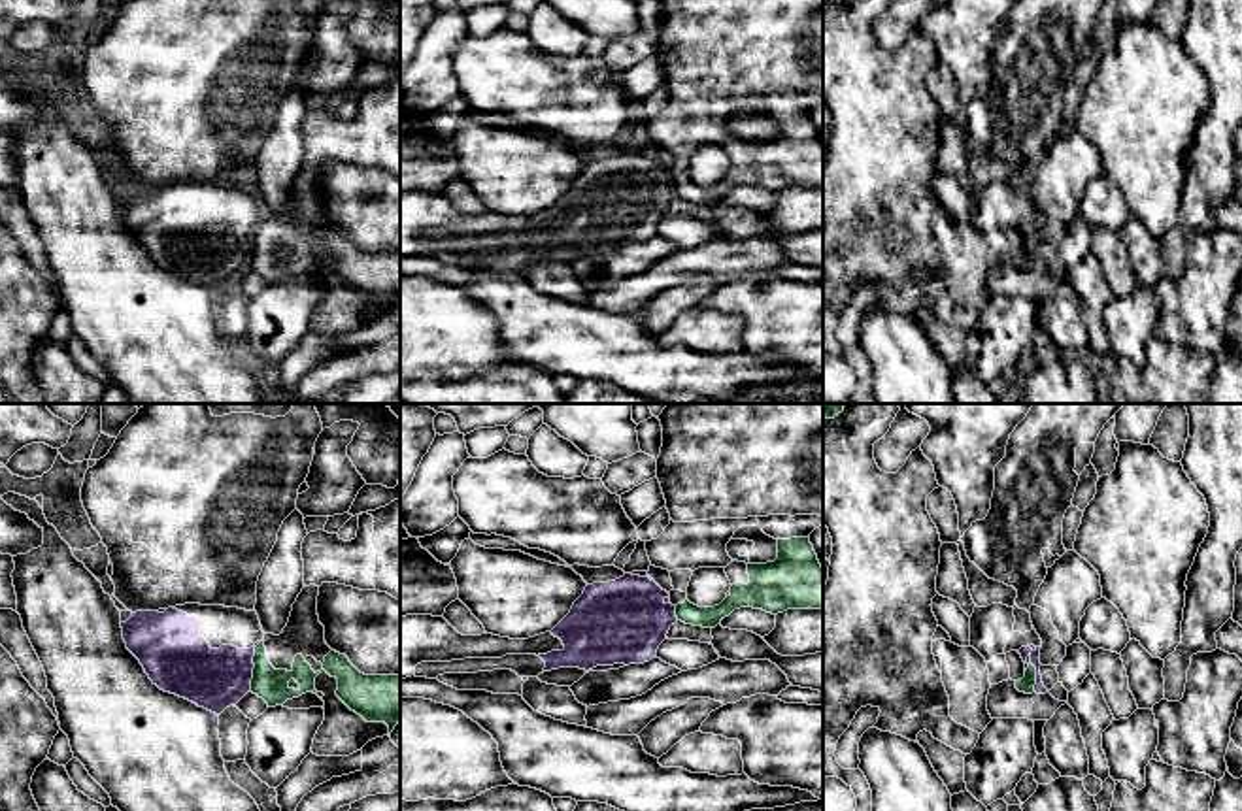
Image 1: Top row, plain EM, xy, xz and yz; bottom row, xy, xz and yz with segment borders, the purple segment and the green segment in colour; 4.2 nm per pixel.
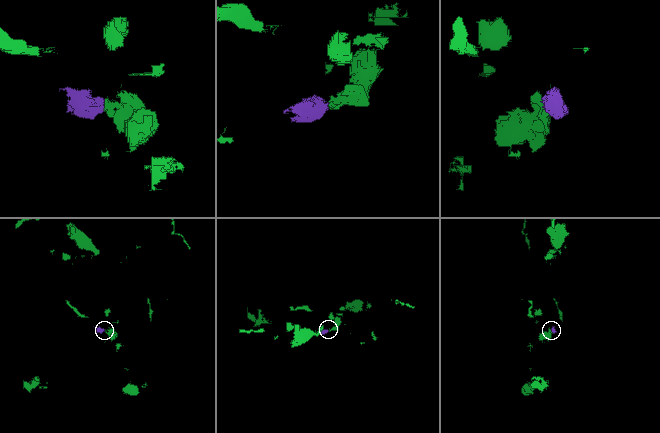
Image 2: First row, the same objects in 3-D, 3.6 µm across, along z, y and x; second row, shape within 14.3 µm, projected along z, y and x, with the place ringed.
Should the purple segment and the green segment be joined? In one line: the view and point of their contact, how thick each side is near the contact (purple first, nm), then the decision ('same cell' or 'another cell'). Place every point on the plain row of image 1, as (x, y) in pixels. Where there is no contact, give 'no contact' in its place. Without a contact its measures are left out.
contact yz (1037, 249); calibres 50 and 70 nm; another cell

